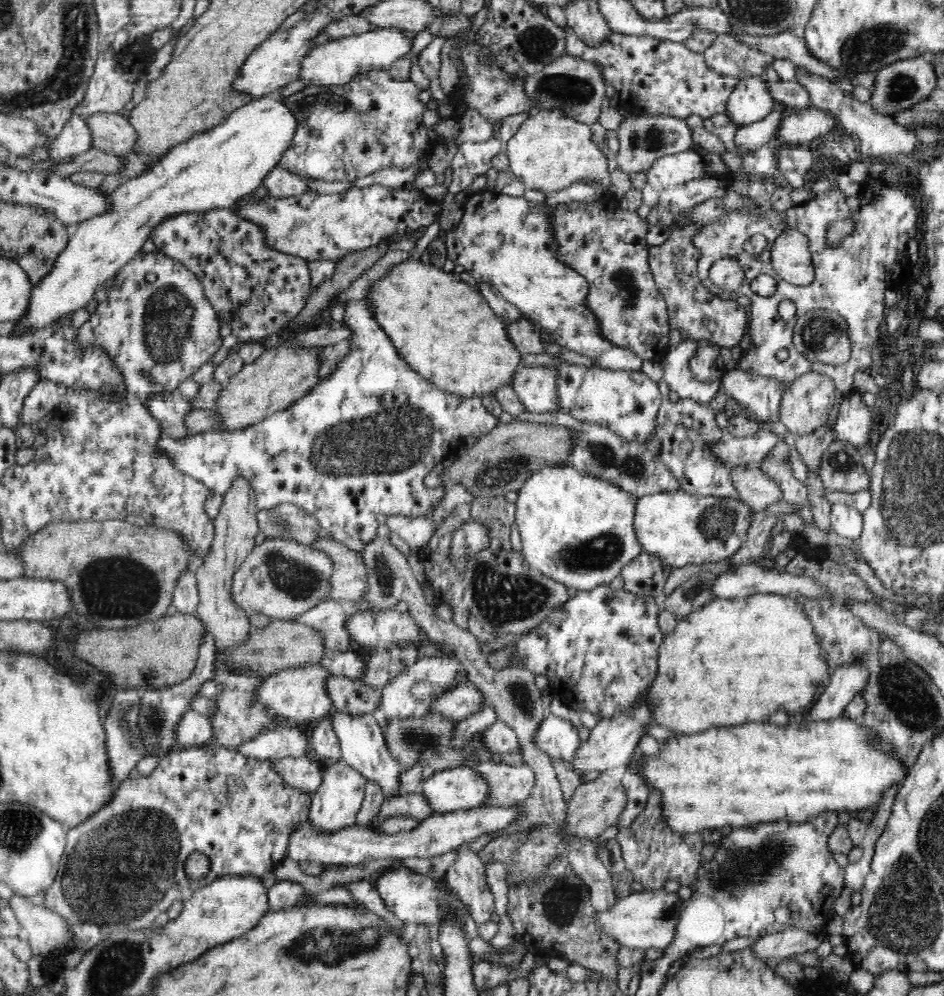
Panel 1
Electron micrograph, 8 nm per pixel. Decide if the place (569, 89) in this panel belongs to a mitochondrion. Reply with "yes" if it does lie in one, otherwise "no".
yes

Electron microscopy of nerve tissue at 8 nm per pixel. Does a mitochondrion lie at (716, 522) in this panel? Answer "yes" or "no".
yes

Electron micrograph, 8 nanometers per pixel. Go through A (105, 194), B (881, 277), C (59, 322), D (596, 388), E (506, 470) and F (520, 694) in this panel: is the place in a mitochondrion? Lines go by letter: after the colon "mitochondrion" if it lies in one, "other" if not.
A: other
B: other
C: other
D: other
E: mitochondrion
F: mitochondrion

